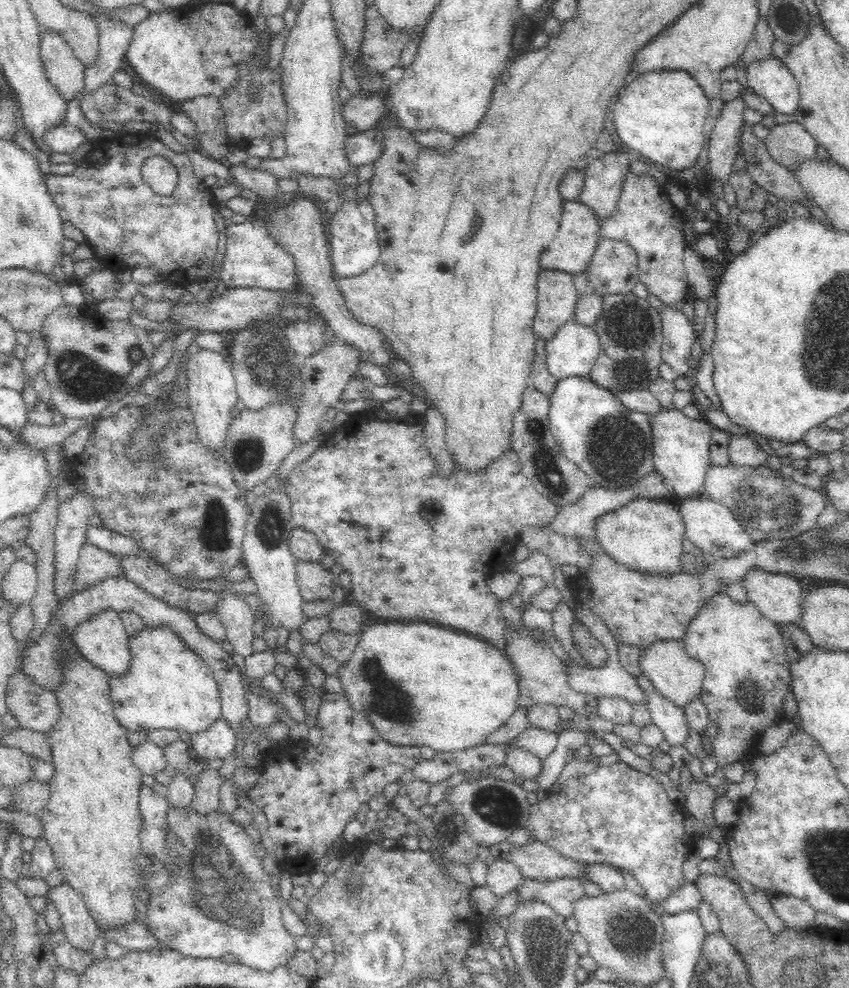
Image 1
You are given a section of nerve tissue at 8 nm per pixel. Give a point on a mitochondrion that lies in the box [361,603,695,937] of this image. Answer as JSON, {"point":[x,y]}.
{"point":[498,809]}

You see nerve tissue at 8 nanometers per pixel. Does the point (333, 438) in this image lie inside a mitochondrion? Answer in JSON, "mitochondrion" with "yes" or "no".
{"mitochondrion":"no"}

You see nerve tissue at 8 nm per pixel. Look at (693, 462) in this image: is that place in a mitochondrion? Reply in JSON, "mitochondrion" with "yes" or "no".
{"mitochondrion":"no"}

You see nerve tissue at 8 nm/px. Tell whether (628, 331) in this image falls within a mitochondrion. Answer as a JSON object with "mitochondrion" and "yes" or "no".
{"mitochondrion":"yes"}

